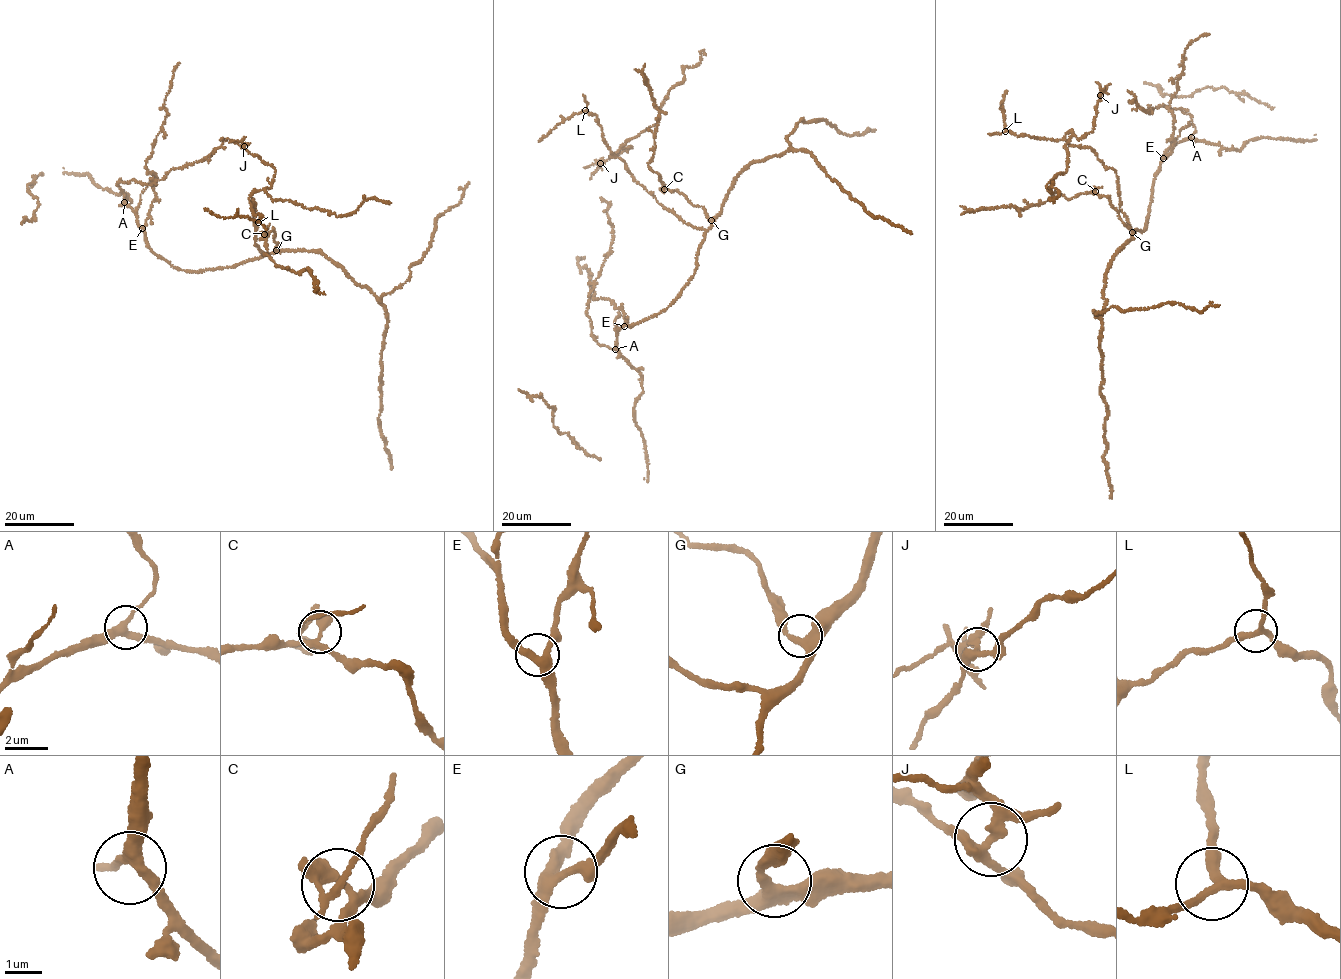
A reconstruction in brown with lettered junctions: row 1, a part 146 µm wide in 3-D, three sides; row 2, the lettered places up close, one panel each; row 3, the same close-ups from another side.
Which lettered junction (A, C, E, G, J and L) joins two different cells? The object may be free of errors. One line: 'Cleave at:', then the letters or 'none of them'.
Cleave at: J

